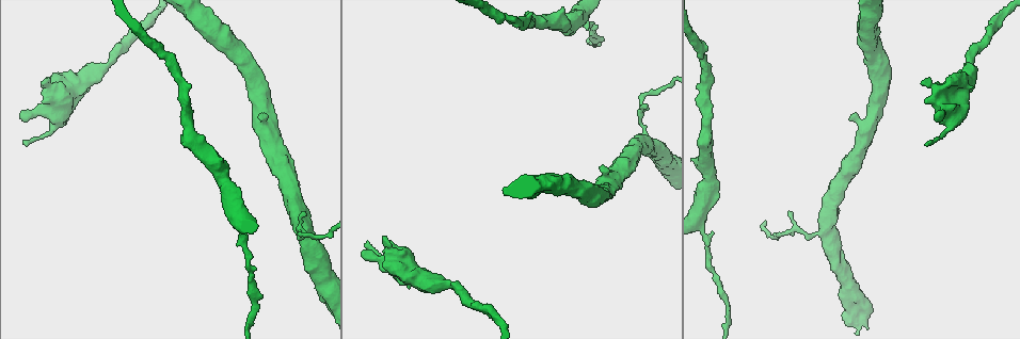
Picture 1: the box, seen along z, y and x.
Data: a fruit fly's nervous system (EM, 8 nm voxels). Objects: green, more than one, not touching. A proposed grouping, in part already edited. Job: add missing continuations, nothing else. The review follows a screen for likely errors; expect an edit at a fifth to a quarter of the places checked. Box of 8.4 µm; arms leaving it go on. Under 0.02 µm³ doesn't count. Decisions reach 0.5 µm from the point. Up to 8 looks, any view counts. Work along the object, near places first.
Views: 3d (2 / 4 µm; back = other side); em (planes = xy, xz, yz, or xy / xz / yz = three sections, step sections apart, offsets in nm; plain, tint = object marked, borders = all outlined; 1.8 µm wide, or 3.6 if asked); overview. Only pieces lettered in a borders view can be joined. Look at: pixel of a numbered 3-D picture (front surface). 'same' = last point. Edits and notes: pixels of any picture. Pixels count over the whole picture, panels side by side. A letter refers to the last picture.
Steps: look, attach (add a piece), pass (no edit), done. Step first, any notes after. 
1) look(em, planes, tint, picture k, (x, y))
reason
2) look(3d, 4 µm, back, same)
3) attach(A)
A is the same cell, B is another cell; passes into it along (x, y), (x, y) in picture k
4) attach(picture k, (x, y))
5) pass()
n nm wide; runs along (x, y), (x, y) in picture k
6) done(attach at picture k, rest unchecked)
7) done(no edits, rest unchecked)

look(em, planes, borders, picture 1, (700, 232))
calibre changes

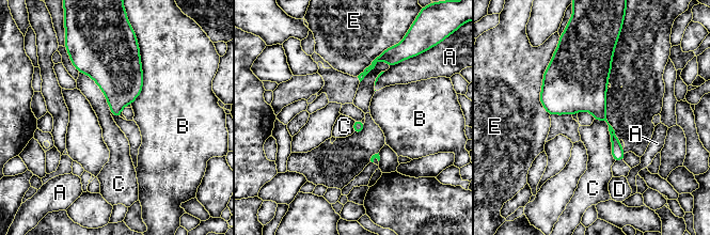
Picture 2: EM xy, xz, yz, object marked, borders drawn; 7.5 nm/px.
pass()
80 nm wide; E touches over 440 nm; A, B, C, D and E are other cells; no lettered piece goes on from it

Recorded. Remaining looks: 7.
look(em, planes, borders, picture 1, (97, 69))
calibre changes

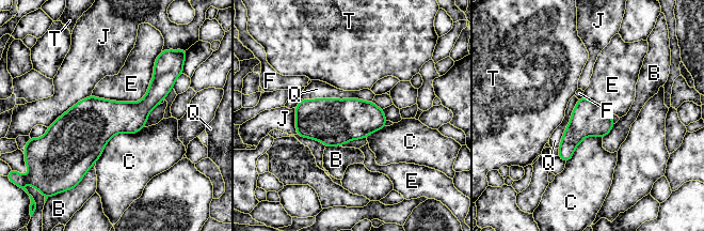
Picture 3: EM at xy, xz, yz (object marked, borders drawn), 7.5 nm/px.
pass()
B, C, E, F, J, Q and T are other cells; border along (143, 126), (116, 133), (95, 162) in picture 3; no lettered piece goes on from it

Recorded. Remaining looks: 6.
look(3d, 4 µm, picture 1, (385, 239))

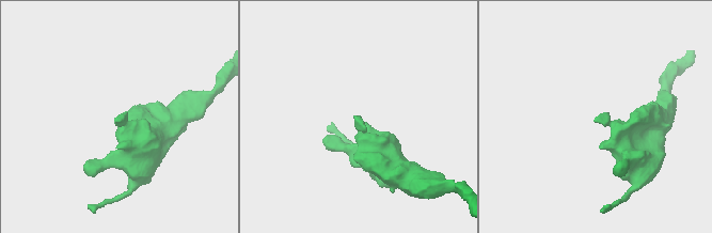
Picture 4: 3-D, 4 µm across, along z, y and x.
look(em, planes, plain, picture 4, (357, 115))
shape alone is not enough

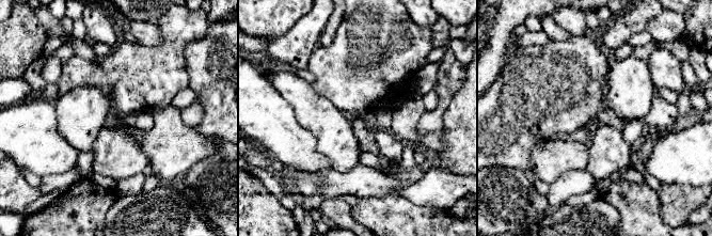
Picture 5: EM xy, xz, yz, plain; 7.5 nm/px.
look(em, planes, borders, same)
see the neighbours

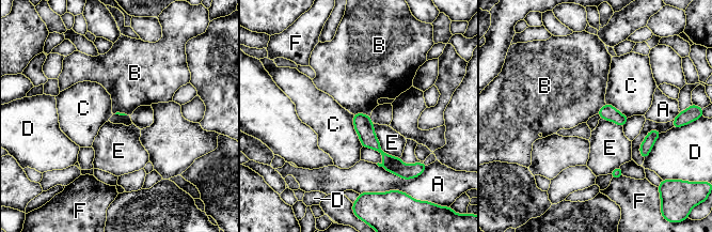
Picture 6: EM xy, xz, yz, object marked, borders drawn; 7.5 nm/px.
pass()
A, B, C, D, E and F are other cells; runs along (357, 116), (392, 168) in picture 6; none of them fits

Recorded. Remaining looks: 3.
done(no edits, rest unchecked)

